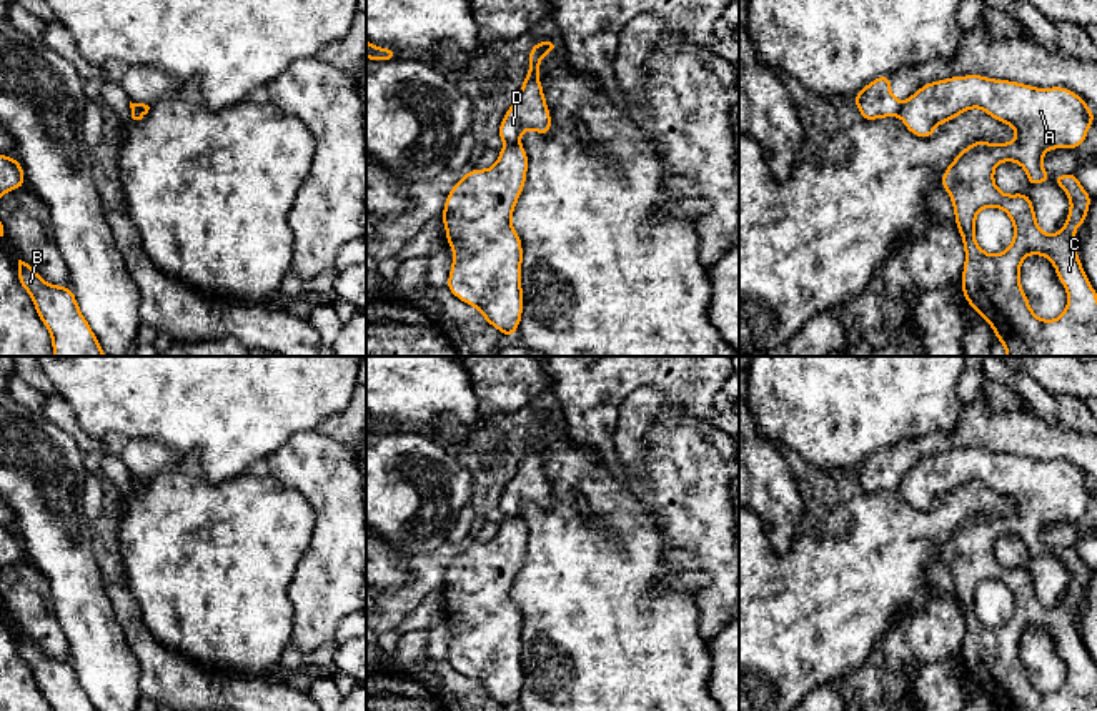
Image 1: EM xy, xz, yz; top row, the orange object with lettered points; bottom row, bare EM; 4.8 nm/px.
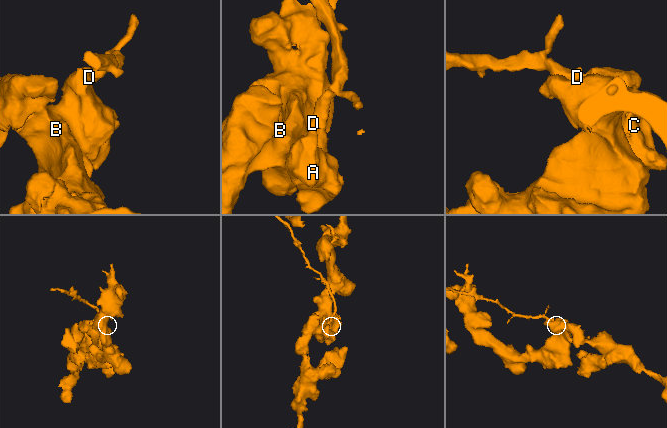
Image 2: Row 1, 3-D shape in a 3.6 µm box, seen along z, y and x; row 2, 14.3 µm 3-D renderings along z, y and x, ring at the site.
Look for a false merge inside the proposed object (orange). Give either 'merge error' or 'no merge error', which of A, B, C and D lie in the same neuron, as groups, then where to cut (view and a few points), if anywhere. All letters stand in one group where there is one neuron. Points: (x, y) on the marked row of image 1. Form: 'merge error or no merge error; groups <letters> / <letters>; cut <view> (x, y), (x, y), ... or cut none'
merge error; groups A B C / D; cut xz (506, 142), (518, 144)

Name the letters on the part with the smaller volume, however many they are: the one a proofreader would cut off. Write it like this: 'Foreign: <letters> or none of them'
Foreign: D

